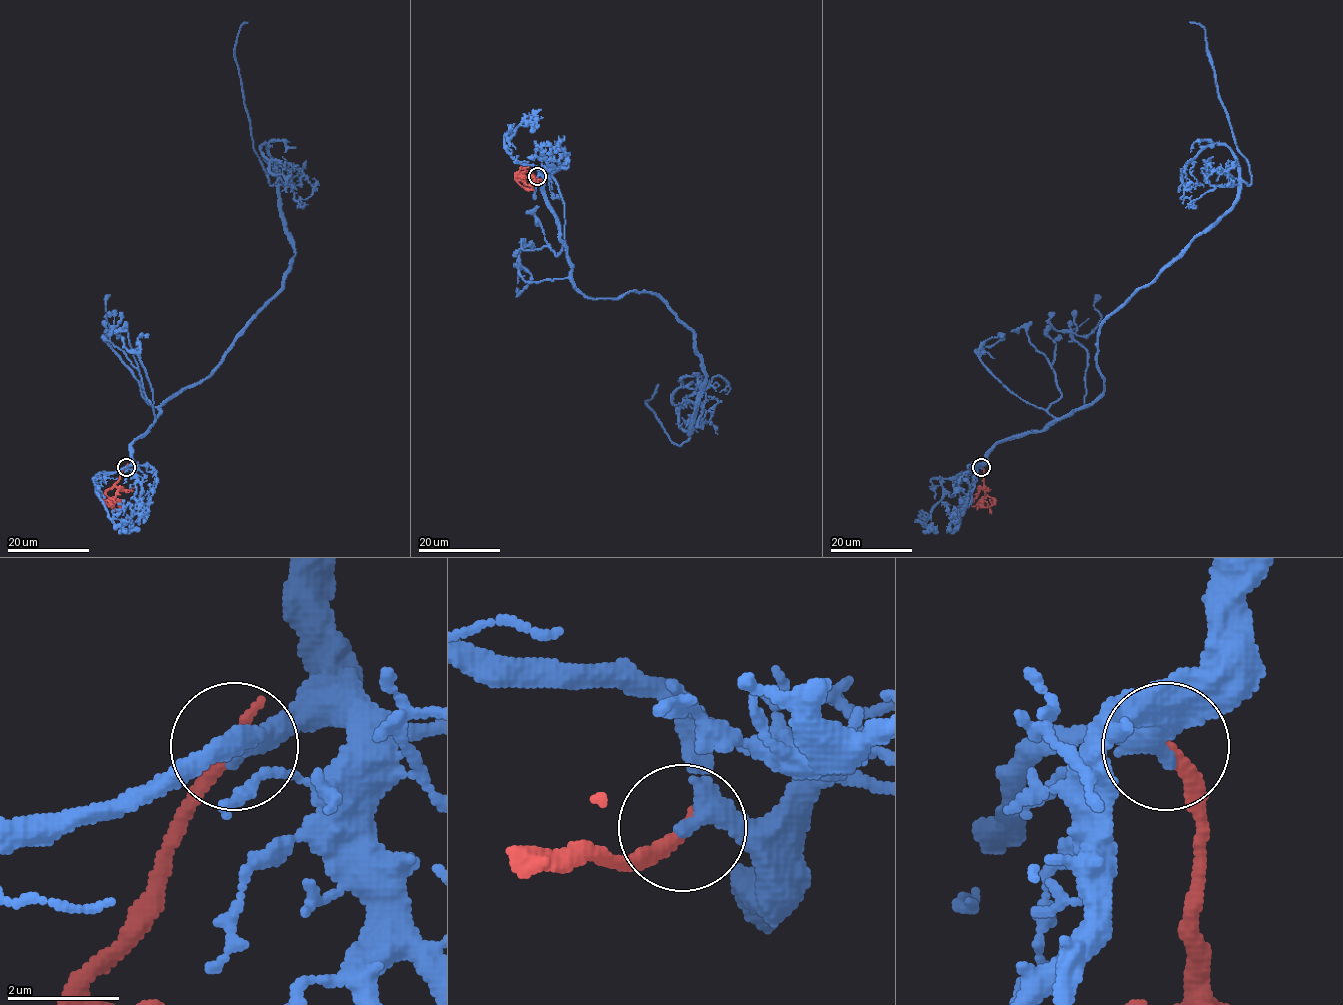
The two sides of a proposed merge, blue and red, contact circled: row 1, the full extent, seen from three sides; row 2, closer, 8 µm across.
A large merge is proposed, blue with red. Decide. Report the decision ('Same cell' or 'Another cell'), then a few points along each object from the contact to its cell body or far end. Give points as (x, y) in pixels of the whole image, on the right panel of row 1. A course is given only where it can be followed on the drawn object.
Another cell. Course of blue: (981, 468), (998, 442), (1045, 431), (1098, 398), (1100, 325), (1251, 183), (1203, 28), (1189, 22). Course of red: (981, 467), (987, 494), (994, 502), (988, 507), (979, 505)

